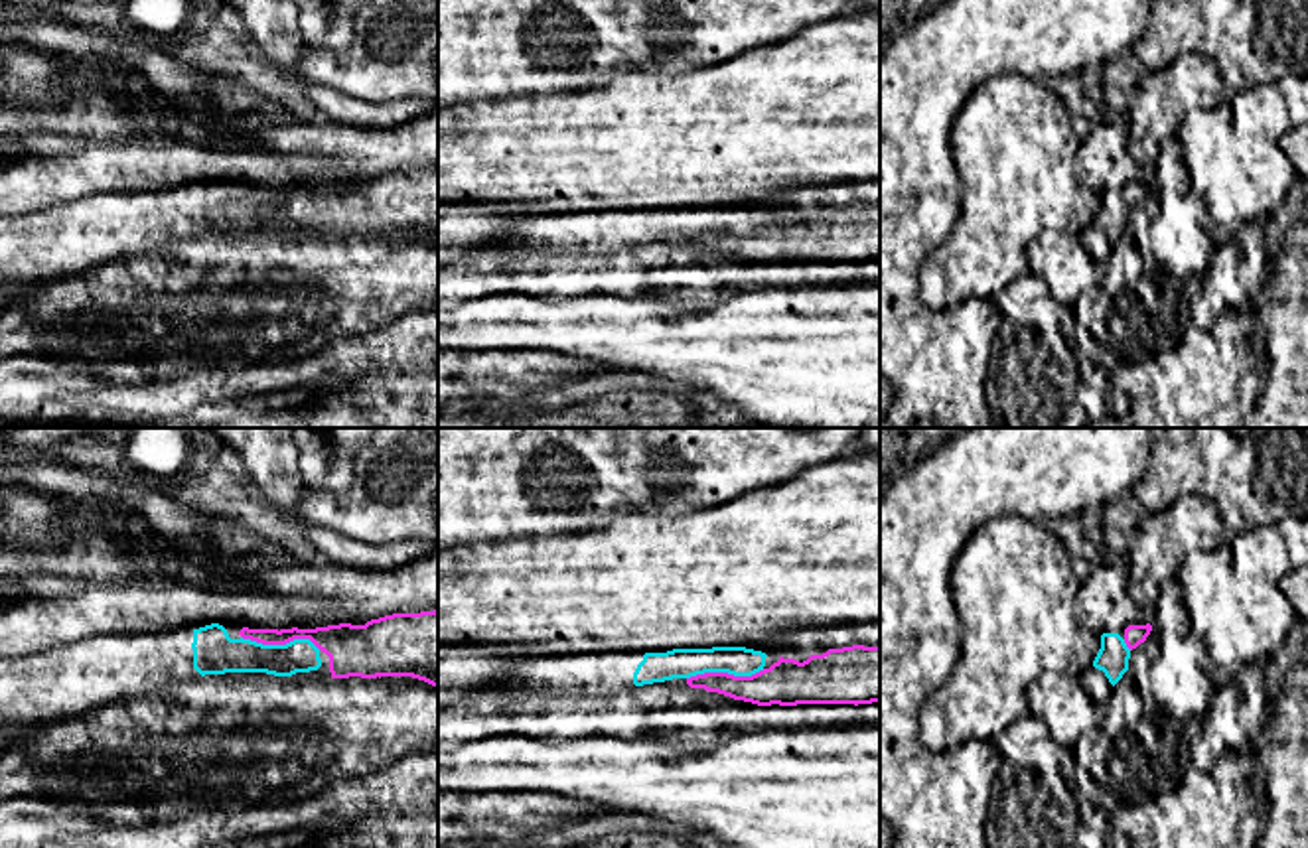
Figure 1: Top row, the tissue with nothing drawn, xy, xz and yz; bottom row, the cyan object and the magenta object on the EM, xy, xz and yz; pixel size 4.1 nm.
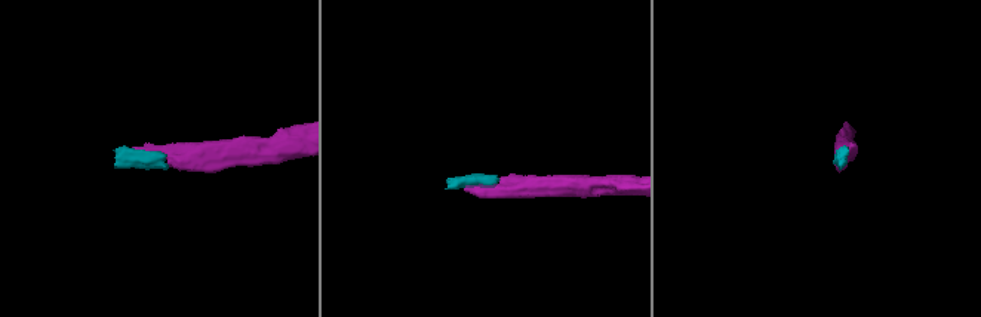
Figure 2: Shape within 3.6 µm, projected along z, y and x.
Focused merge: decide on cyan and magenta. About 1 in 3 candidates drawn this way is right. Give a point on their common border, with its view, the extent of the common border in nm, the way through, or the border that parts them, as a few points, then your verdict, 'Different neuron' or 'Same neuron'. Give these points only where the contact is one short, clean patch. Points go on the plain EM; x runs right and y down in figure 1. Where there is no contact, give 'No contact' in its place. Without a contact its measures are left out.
Touches cyan at xy (281, 204). Shared border 340 nm. Path across: xy (221, 212), (281, 204), (294, 198), (342, 202). Same neuron

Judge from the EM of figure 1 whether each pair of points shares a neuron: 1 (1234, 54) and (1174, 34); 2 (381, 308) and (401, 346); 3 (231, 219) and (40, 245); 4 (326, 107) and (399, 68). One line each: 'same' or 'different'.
1: same
2: different
3: same
4: different

